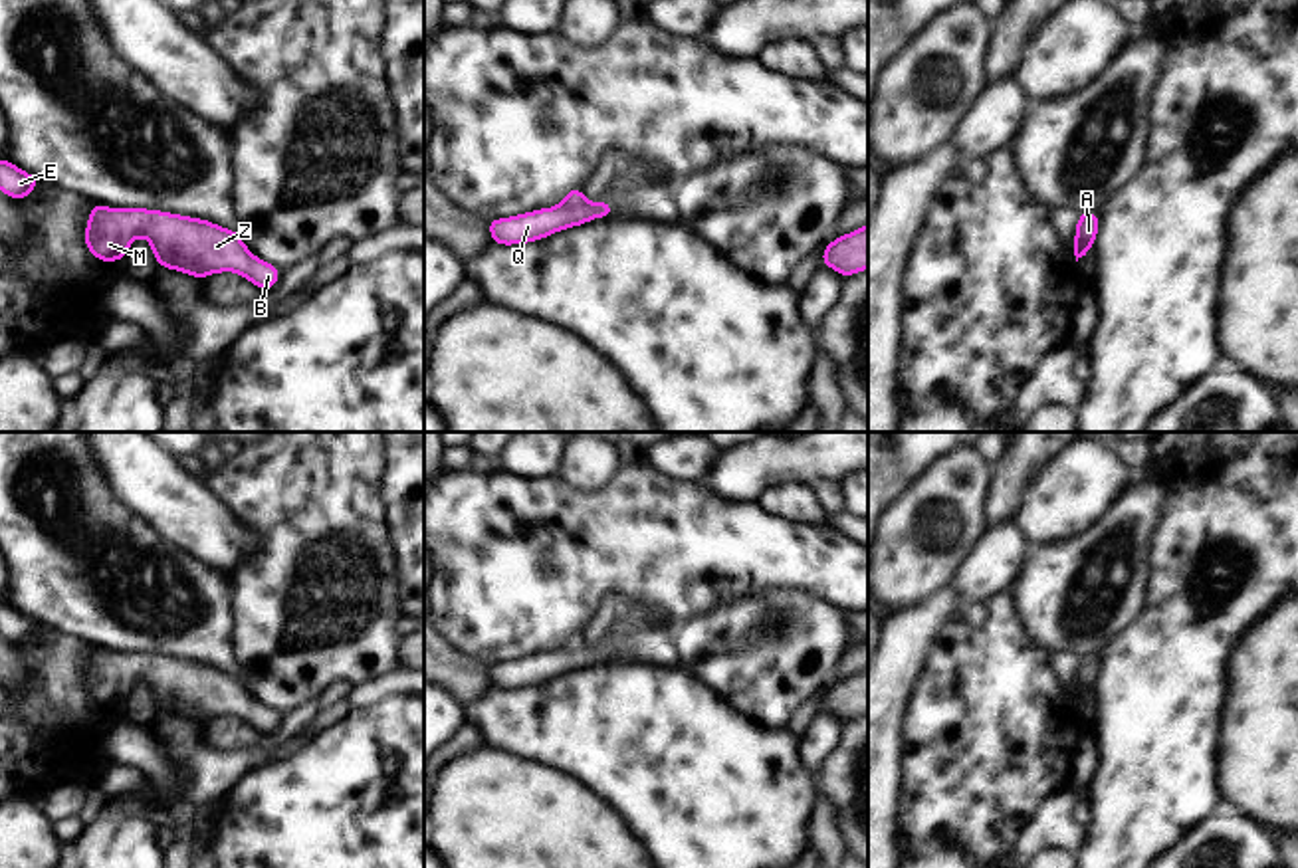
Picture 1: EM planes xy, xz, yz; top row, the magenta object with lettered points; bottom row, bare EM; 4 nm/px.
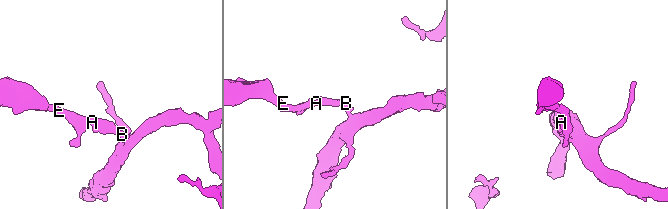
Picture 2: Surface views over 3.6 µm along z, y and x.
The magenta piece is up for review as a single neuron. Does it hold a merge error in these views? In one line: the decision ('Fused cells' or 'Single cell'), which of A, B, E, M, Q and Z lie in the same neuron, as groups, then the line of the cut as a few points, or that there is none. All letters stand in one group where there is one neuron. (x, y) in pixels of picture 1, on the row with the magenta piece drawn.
Single cell. Groups: A B E M Q Z. No split

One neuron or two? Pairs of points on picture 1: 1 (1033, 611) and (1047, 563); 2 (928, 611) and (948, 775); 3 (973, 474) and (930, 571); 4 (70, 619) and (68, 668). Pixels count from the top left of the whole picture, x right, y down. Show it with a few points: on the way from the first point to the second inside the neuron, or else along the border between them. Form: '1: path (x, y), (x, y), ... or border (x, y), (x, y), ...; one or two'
1: path (1045, 599), (1047, 575); one
2: border (948, 621), (930, 645), (924, 668), (914, 684); two
3: path (950, 498), (940, 518), (940, 547); one
4: border (40, 625), (78, 637), (94, 647); two

